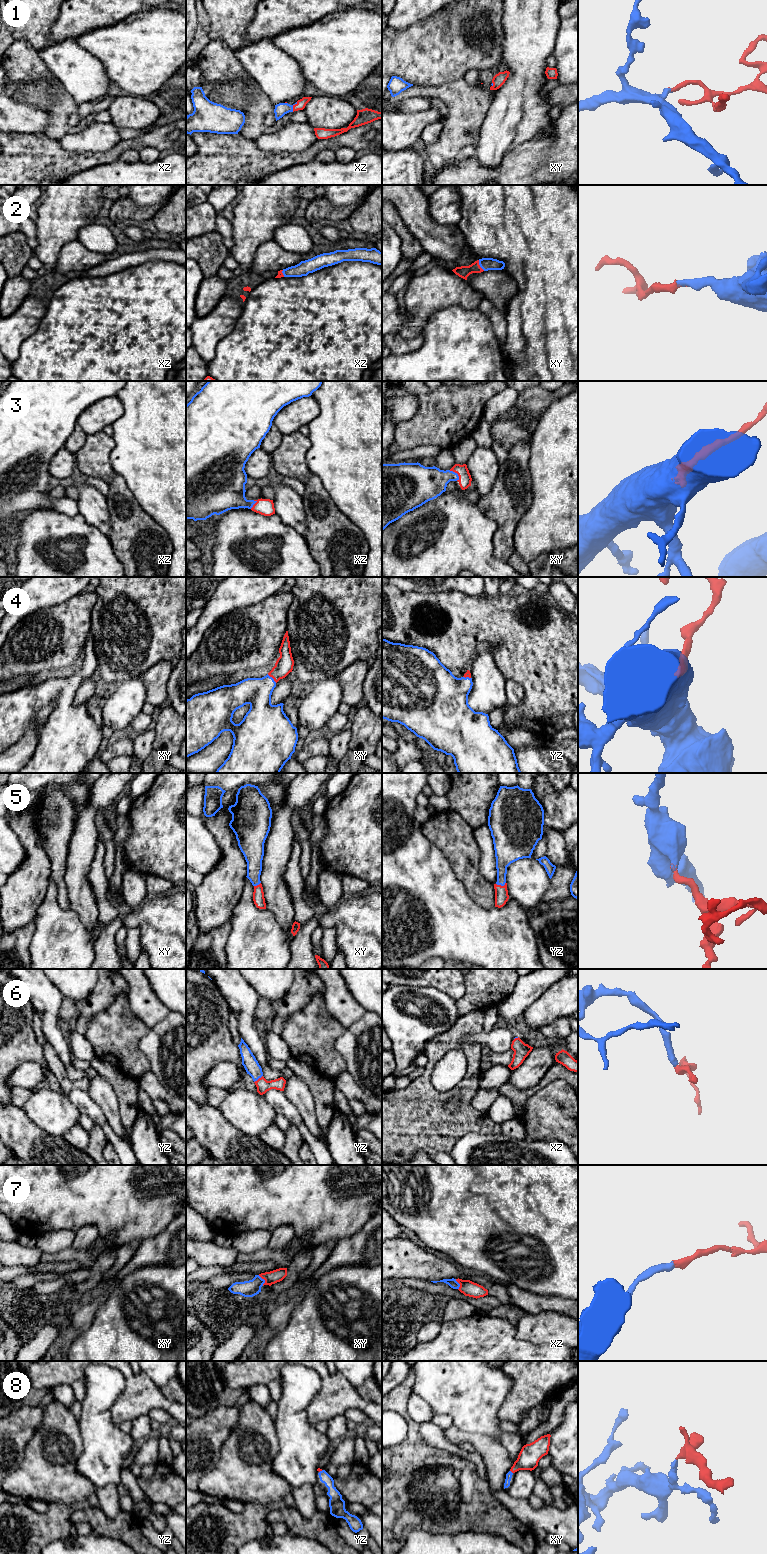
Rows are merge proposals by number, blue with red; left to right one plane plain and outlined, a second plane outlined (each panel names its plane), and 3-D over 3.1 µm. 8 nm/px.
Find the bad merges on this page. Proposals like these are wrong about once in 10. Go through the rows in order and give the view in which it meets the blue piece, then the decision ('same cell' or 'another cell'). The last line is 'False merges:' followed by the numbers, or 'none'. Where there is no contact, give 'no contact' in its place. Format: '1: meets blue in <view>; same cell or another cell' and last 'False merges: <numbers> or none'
1: meets blue in xz; same cell
2: meets blue in xy; same cell
3: meets blue in xy; same cell
4: meets blue in xy; same cell
5: meets blue in yz; same cell
6: meets blue in yz; same cell
7: meets blue in xy; same cell
8: meets blue in xy; same cell
False merges: none

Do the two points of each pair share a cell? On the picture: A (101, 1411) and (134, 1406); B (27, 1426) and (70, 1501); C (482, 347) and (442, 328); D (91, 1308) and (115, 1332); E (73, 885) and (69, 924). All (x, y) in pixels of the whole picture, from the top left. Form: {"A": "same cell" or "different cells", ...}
{"A": "different cells", "B": "different cells", "C": "same cell", "D": "different cells", "E": "different cells"}

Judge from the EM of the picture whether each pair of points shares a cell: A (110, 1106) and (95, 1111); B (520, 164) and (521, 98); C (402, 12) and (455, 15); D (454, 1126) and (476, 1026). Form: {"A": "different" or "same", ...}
{"A": "different", "B": "different", "C": "different", "D": "same"}

